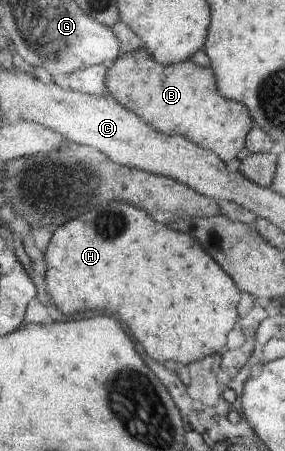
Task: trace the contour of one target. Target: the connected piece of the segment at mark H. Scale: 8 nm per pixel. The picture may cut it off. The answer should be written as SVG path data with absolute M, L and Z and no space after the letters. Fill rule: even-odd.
M127 202L94 206L84 216L64 224L54 232L44 257L48 263L48 292L62 314L70 316L86 310L120 314L132 328L136 340L159 362L189 365L223 353L227 350L229 334L241 319L239 304L243 292L224 267L214 262L194 238L188 240L188 234L156 222L148 211Z

